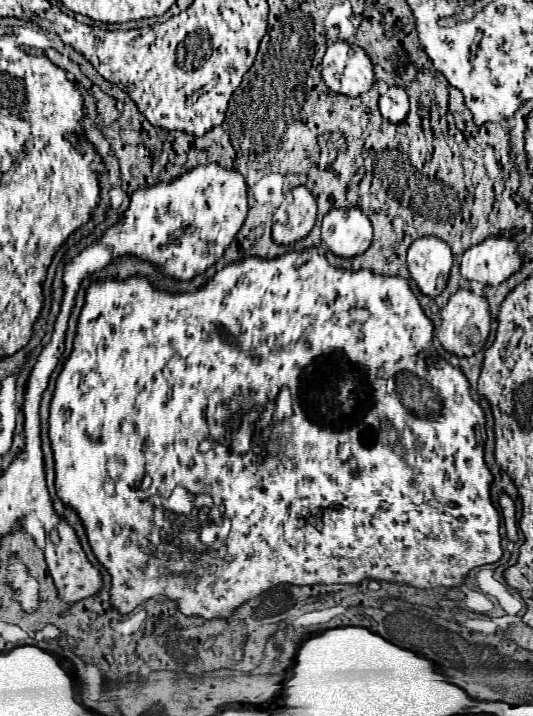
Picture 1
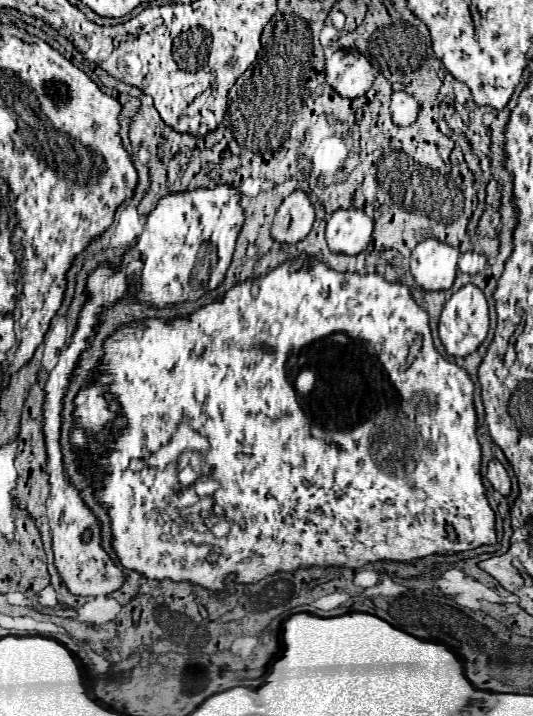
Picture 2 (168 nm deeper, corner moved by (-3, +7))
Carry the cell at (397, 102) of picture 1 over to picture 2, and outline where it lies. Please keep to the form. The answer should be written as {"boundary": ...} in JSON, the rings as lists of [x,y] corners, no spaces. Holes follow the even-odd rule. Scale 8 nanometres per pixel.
{"boundary":[[[394,92],[392,94],[392,104],[390,104],[390,112],[392,112],[392,120],[398,126],[410,126],[412,122],[416,122],[418,118],[418,102],[406,94],[406,92]]]}

